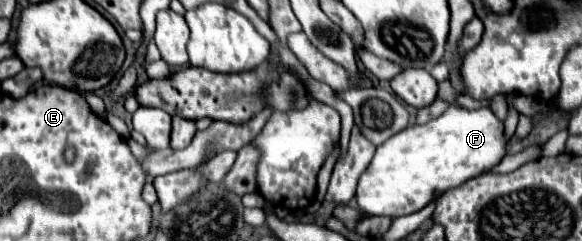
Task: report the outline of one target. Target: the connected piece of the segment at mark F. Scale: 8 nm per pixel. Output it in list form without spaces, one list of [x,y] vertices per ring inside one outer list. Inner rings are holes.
[[[450,105],[438,119],[426,125],[410,125],[376,149],[372,163],[358,181],[358,207],[366,215],[402,217],[416,213],[448,189],[496,167],[506,155],[506,145],[504,123],[488,107],[468,111]]]

